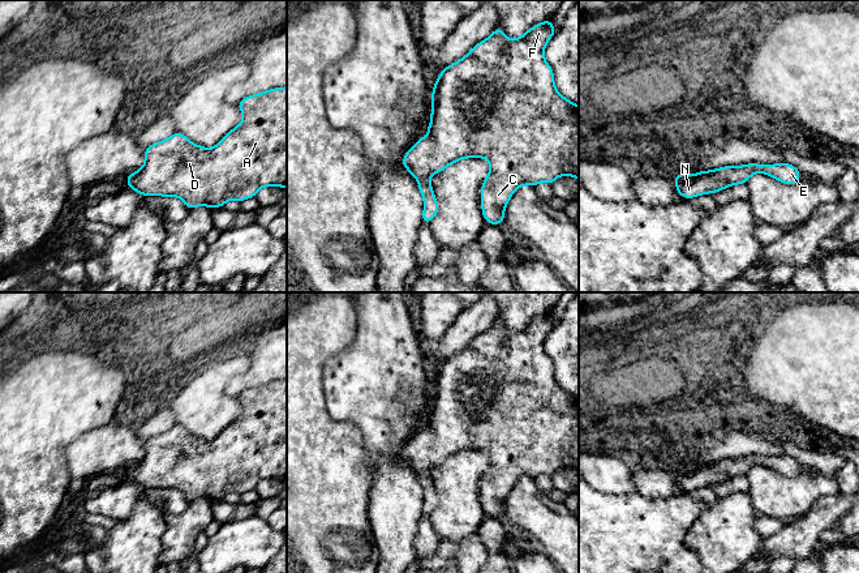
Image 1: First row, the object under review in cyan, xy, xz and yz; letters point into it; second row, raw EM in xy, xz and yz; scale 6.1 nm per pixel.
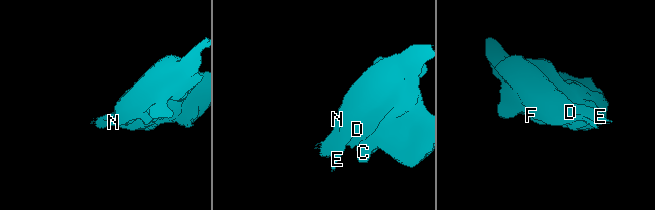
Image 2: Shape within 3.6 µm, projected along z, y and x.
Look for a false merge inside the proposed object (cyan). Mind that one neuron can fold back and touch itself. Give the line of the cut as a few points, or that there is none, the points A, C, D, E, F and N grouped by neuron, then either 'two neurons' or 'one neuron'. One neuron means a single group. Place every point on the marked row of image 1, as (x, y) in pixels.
no cut; A C D E F N; one neuron

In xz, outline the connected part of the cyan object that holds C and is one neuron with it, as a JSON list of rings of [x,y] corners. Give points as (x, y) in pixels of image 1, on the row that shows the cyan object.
[[[550,18],[534,25],[516,39],[508,39],[497,26],[490,37],[439,73],[431,93],[428,134],[417,140],[401,162],[418,181],[424,198],[422,223],[430,223],[439,209],[429,179],[460,159],[489,161],[489,175],[481,185],[481,211],[490,225],[503,223],[506,205],[519,187],[534,187],[541,181],[551,185],[563,175],[579,180],[579,106],[557,91],[554,72],[544,56],[544,50],[555,31]]]

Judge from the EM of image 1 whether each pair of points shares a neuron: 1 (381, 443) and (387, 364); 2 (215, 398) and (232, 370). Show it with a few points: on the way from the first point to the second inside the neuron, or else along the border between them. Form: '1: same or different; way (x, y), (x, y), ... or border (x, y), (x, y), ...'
1: same; way (383, 423), (385, 384)
2: same; way (215, 390), (215, 385), (224, 376)

